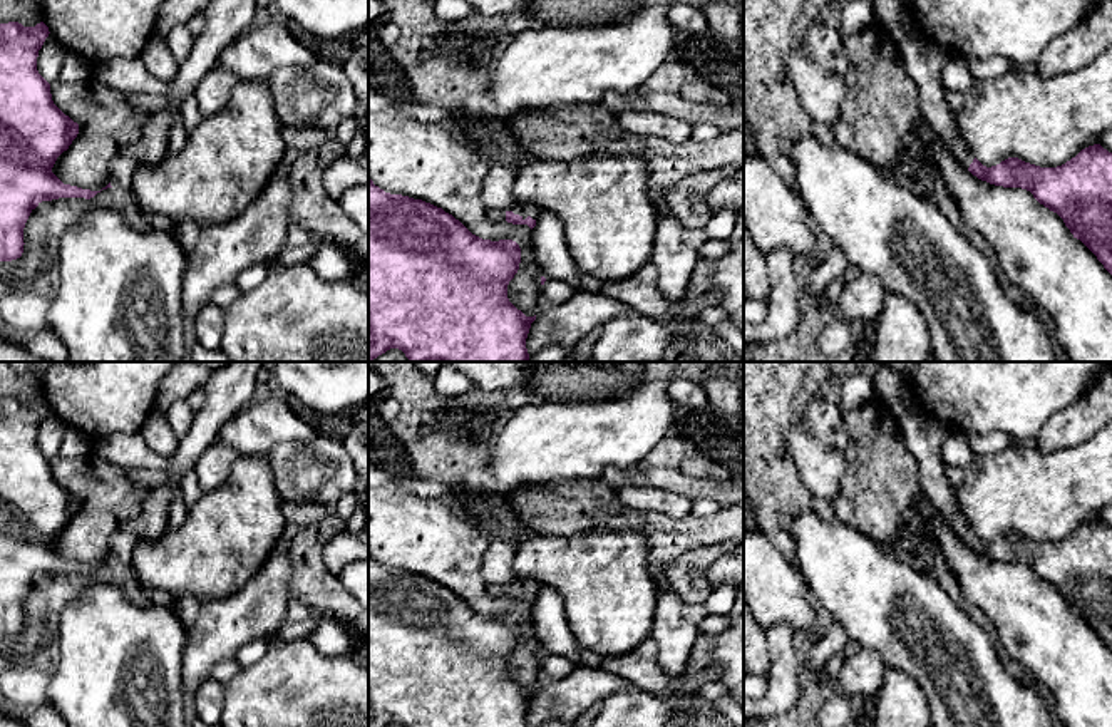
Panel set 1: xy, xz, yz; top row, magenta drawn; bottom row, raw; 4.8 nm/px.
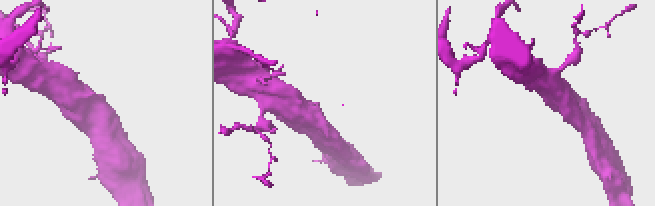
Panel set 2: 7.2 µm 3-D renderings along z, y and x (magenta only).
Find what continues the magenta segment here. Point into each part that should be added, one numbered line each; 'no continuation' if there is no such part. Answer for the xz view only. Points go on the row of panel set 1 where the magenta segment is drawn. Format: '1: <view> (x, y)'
1: xz (525, 210)

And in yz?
1: yz (925, 59)

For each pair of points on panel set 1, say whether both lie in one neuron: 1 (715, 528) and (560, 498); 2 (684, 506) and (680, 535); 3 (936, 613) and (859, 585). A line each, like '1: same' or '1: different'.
1: same
2: different
3: same

